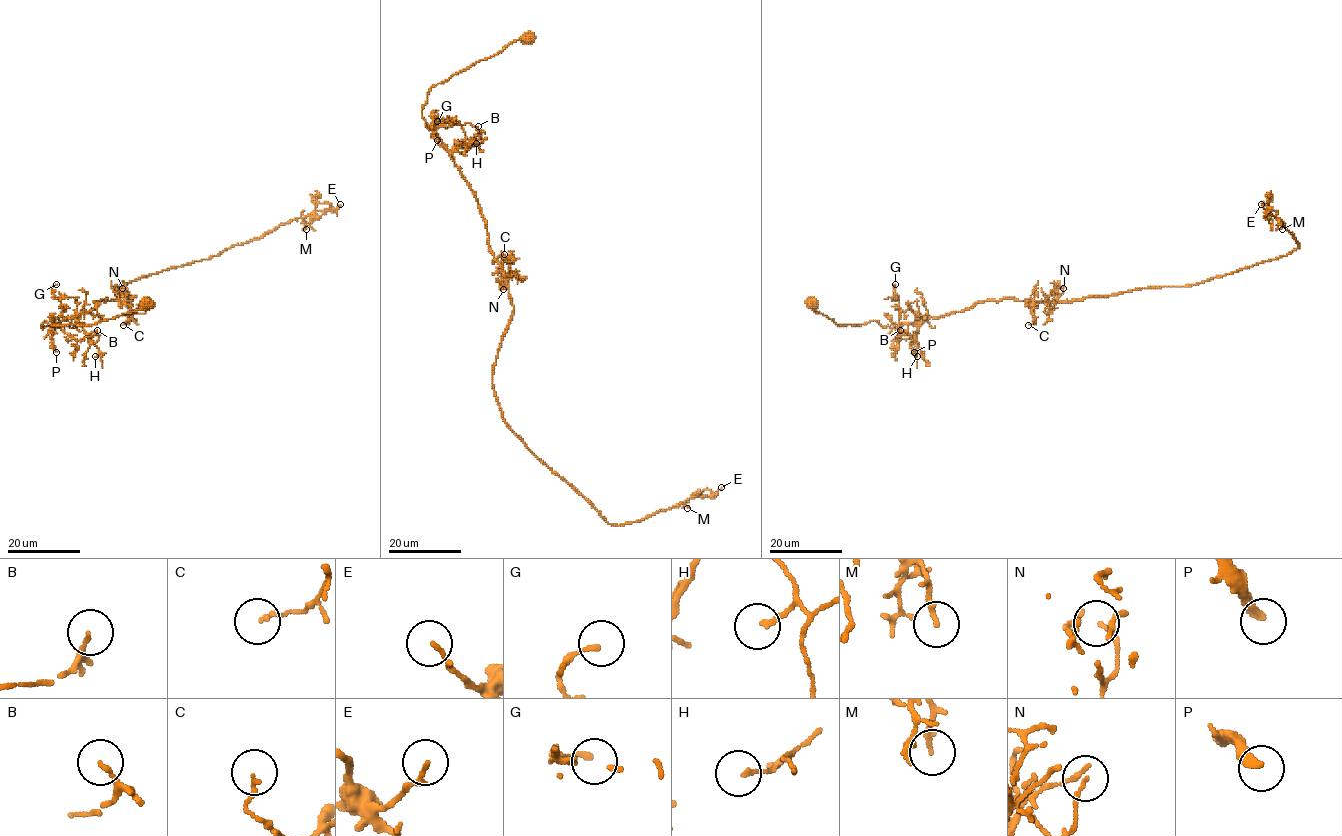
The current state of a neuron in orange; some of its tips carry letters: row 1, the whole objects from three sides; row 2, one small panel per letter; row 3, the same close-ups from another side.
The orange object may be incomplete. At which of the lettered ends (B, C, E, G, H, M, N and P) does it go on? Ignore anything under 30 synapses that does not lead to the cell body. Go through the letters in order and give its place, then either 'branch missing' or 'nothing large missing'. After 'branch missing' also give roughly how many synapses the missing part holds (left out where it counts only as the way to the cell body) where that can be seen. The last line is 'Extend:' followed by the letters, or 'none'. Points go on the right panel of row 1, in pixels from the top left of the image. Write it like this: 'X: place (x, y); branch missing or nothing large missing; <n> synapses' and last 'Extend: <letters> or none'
B: place (900, 330); nothing large missing
C: place (1028, 325); nothing large missing
E: place (1261, 204); nothing large missing
G: place (895, 284); nothing large missing
H: place (917, 356); nothing large missing
M: place (1282, 229); nothing large missing
N: place (1063, 288); nothing large missing
P: place (914, 352); nothing large missing
Extend: none

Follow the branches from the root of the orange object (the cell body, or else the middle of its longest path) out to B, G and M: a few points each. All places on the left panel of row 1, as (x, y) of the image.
B: (145, 304), (93, 325), (49, 325), (46, 320), (40, 325), (56, 325), (77, 340), (97, 330)
G: (145, 304), (93, 325), (49, 325), (46, 320), (42, 328), (62, 311), (61, 302), (52, 293), (56, 284)
M: (145, 304), (93, 325), (40, 326), (105, 298), (131, 299), (111, 288), (297, 218), (306, 229)

